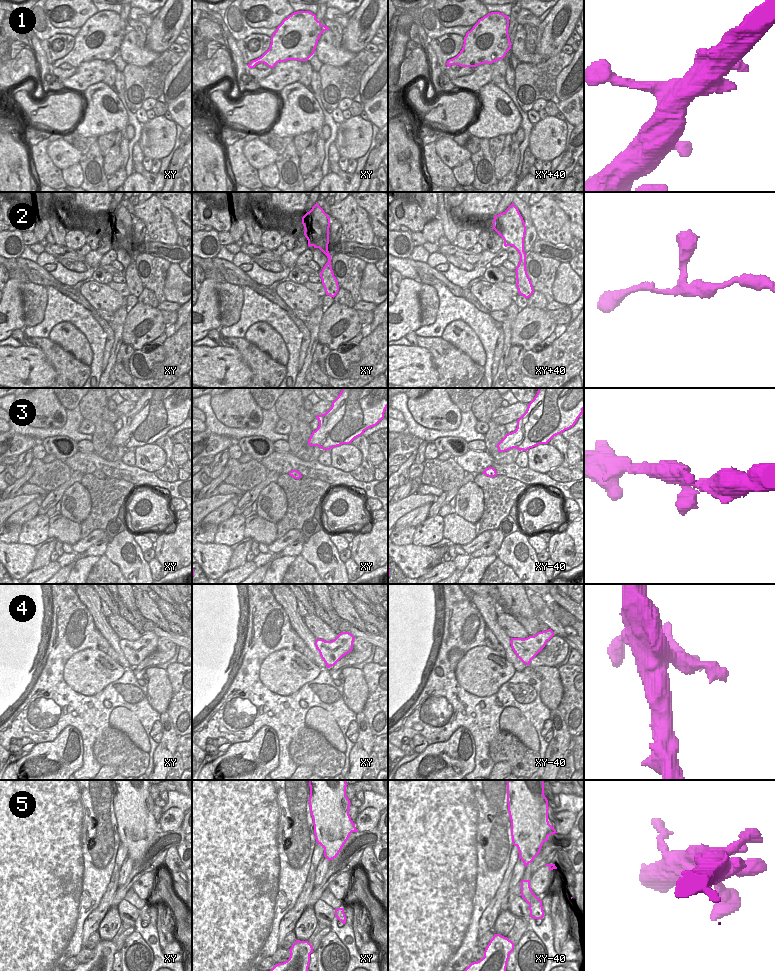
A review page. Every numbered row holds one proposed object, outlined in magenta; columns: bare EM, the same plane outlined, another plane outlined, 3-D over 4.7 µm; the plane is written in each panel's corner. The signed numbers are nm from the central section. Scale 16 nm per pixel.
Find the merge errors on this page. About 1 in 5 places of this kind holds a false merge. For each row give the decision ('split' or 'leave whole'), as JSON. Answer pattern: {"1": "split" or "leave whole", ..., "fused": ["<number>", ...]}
{"1": "leave whole", "2": "leave whole", "3": "leave whole", "4": "leave whole", "5": "leave whole", "fused": []}

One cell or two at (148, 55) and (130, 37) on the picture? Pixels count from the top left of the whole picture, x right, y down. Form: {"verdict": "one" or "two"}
{"verdict": "one"}

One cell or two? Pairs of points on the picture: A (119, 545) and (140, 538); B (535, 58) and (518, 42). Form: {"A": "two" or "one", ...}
{"A": "two", "B": "one"}

